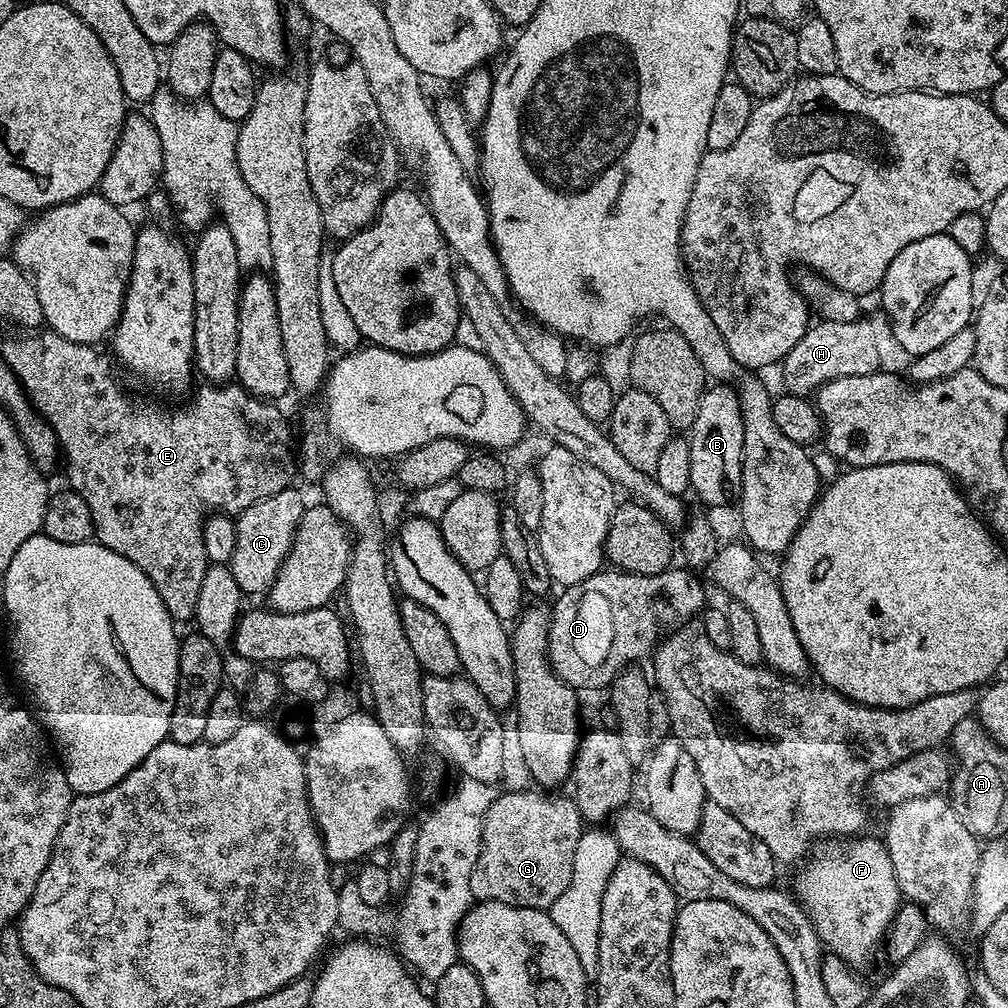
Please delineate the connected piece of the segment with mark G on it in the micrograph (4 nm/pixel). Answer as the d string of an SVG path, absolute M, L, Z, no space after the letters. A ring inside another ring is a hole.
M542 790L536 792L503 792L501 791L496 797L496 801L490 806L490 810L486 810L486 816L482 822L482 842L478 850L478 862L474 866L474 870L470 874L470 894L473 901L493 900L494 902L502 902L510 906L518 906L519 908L542 908L551 909L554 902L558 902L562 890L566 890L566 886L570 886L570 874L574 874L574 850L578 847L578 838L586 831L585 821L580 818L580 811L576 805L575 799L564 796L556 796L560 794L547 794Z

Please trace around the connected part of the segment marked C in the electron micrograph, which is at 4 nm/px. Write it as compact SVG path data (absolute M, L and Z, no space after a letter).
M293 486L286 490L278 490L278 494L270 494L270 498L262 498L262 502L250 506L235 517L236 537L230 567L234 581L242 593L267 593L276 581L278 570L286 554L292 549L296 527L306 507L306 500L300 497L298 488Z

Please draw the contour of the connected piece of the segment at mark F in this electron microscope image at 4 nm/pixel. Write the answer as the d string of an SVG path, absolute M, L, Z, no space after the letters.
M825 839L811 853L812 864L805 863L797 874L794 887L794 895L812 920L820 943L853 970L866 967L876 951L881 951L902 903L887 847L879 839L863 840Z

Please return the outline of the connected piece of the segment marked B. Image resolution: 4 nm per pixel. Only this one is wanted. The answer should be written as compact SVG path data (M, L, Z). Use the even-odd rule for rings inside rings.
M716 382L705 391L690 429L691 491L714 507L739 501L744 465L744 422L740 394L731 384Z

